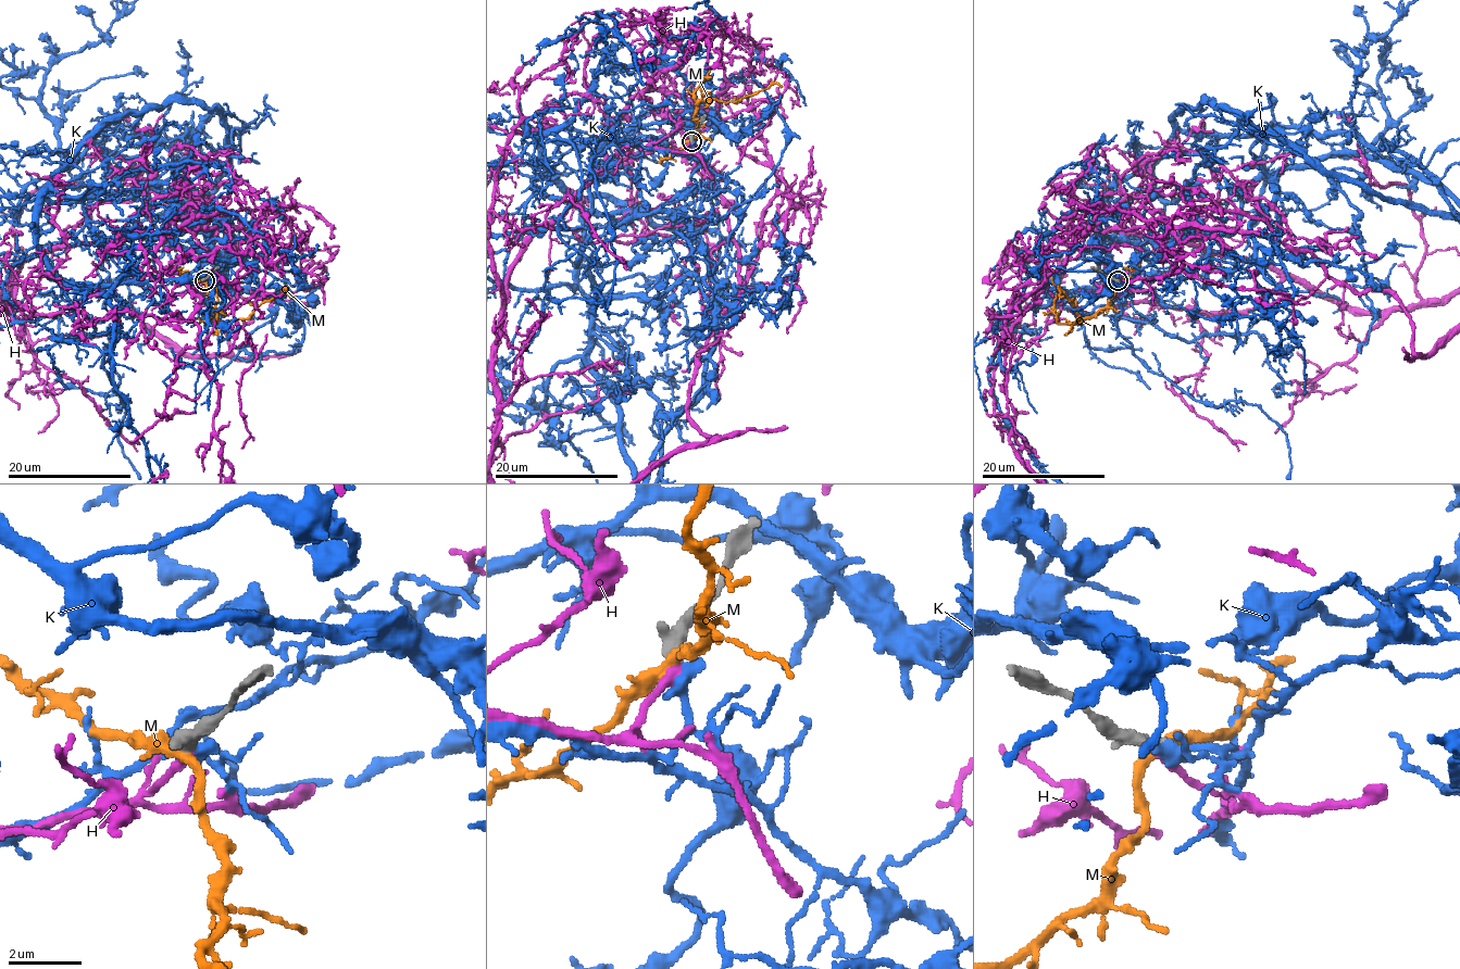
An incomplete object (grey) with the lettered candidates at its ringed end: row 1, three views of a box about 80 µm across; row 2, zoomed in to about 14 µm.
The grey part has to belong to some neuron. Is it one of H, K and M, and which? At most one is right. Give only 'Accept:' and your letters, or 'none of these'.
Accept: H

